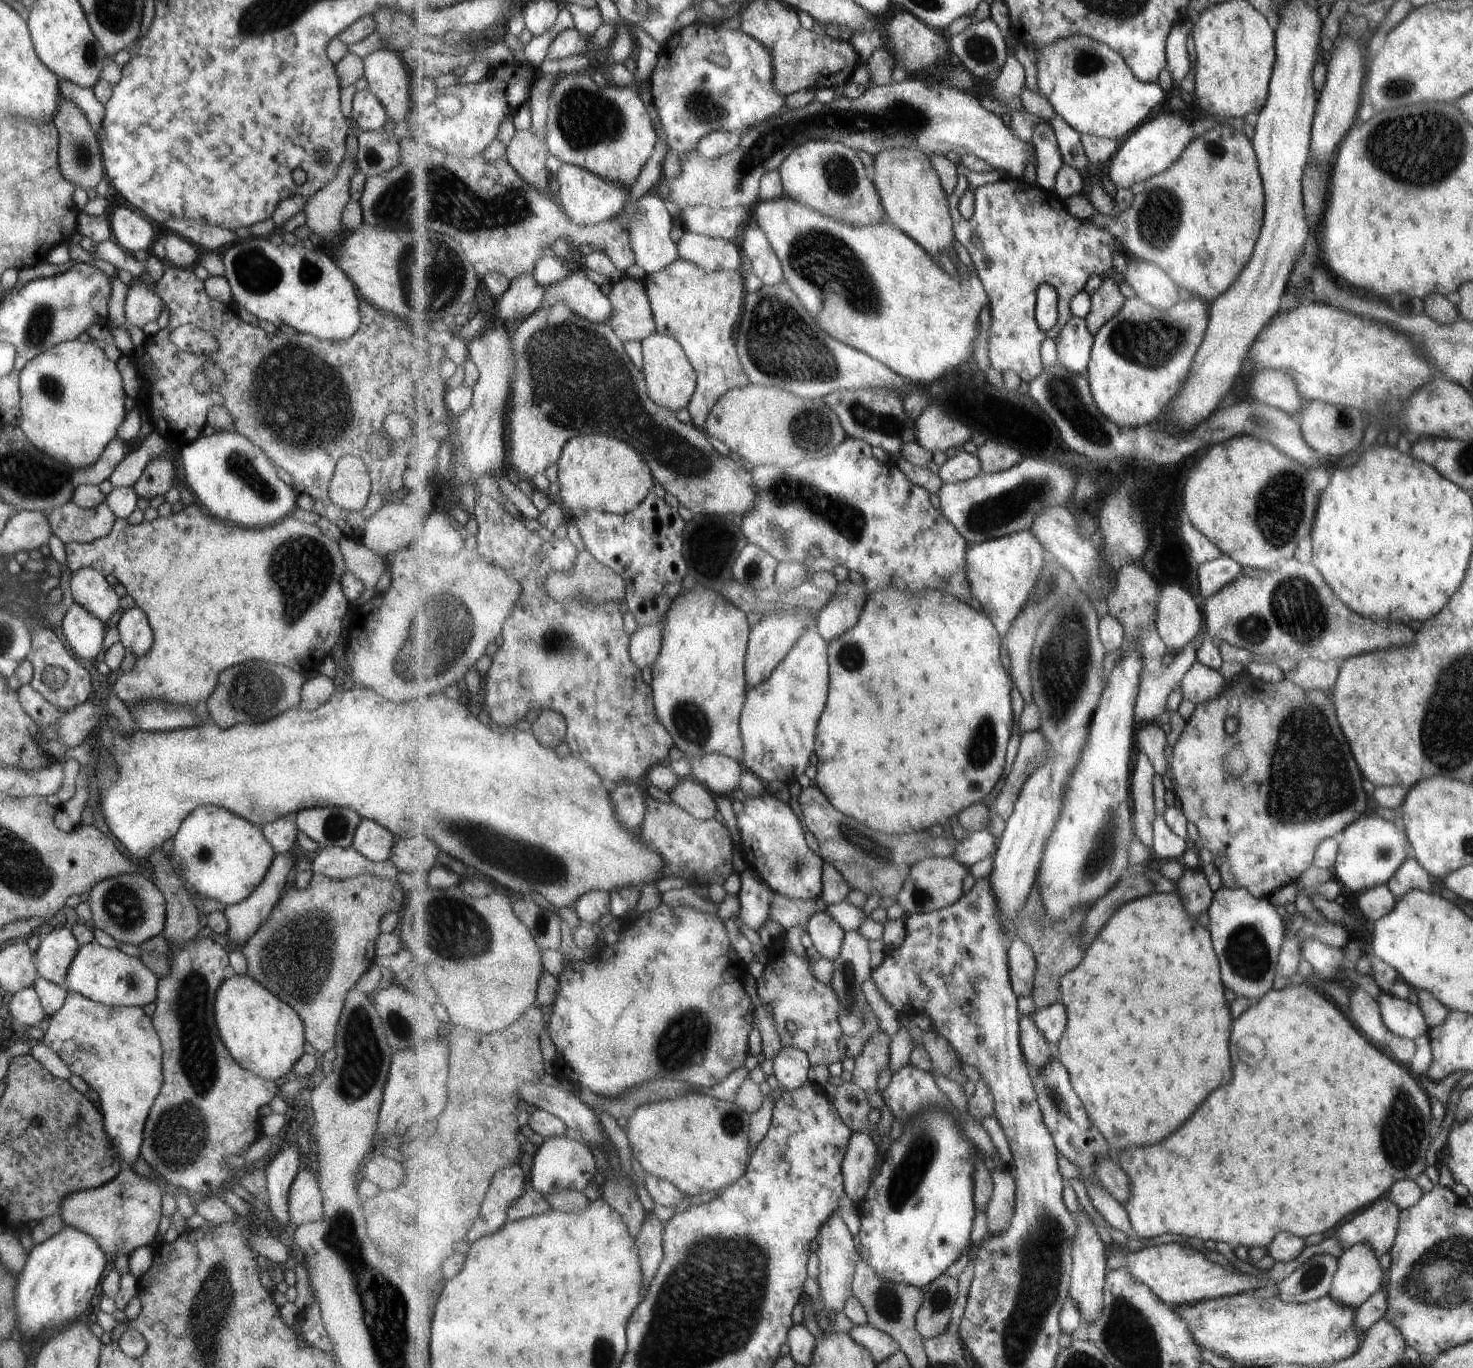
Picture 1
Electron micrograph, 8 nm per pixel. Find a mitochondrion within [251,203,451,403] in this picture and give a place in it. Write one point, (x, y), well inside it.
(309, 272)

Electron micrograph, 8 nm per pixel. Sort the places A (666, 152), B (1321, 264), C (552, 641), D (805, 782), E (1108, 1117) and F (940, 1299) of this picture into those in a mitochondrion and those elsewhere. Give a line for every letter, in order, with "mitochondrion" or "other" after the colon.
A: other
B: other
C: mitochondrion
D: other
E: other
F: mitochondrion

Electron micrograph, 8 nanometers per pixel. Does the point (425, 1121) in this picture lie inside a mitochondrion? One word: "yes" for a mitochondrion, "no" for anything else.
no

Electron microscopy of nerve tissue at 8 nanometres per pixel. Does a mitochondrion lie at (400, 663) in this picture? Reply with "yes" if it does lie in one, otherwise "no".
yes

